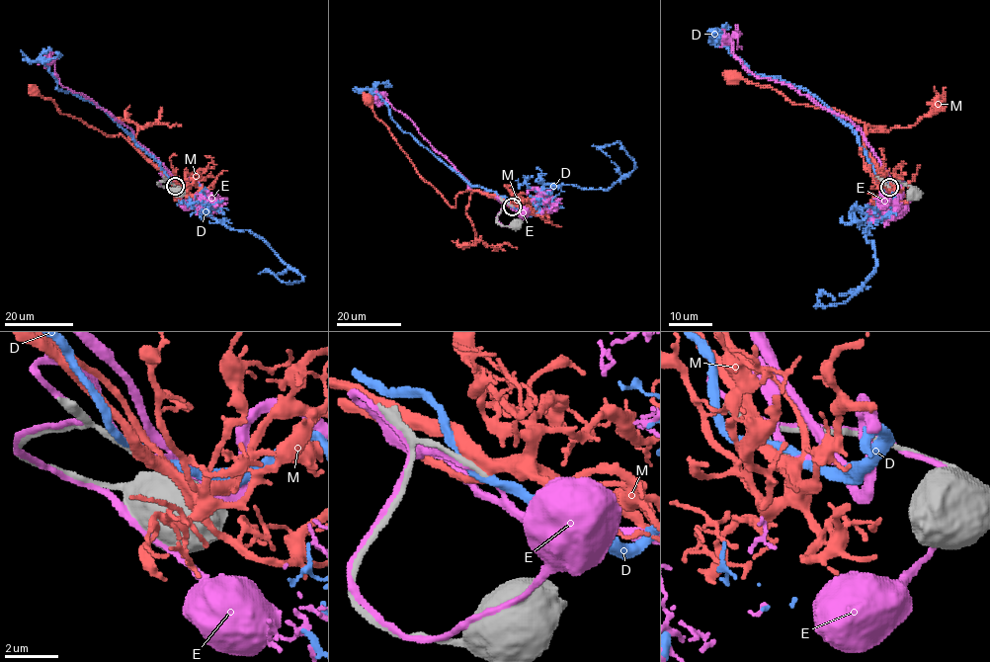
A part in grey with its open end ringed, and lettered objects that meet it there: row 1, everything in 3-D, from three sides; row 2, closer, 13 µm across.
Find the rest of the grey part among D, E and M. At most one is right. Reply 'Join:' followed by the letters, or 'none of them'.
Join: D

